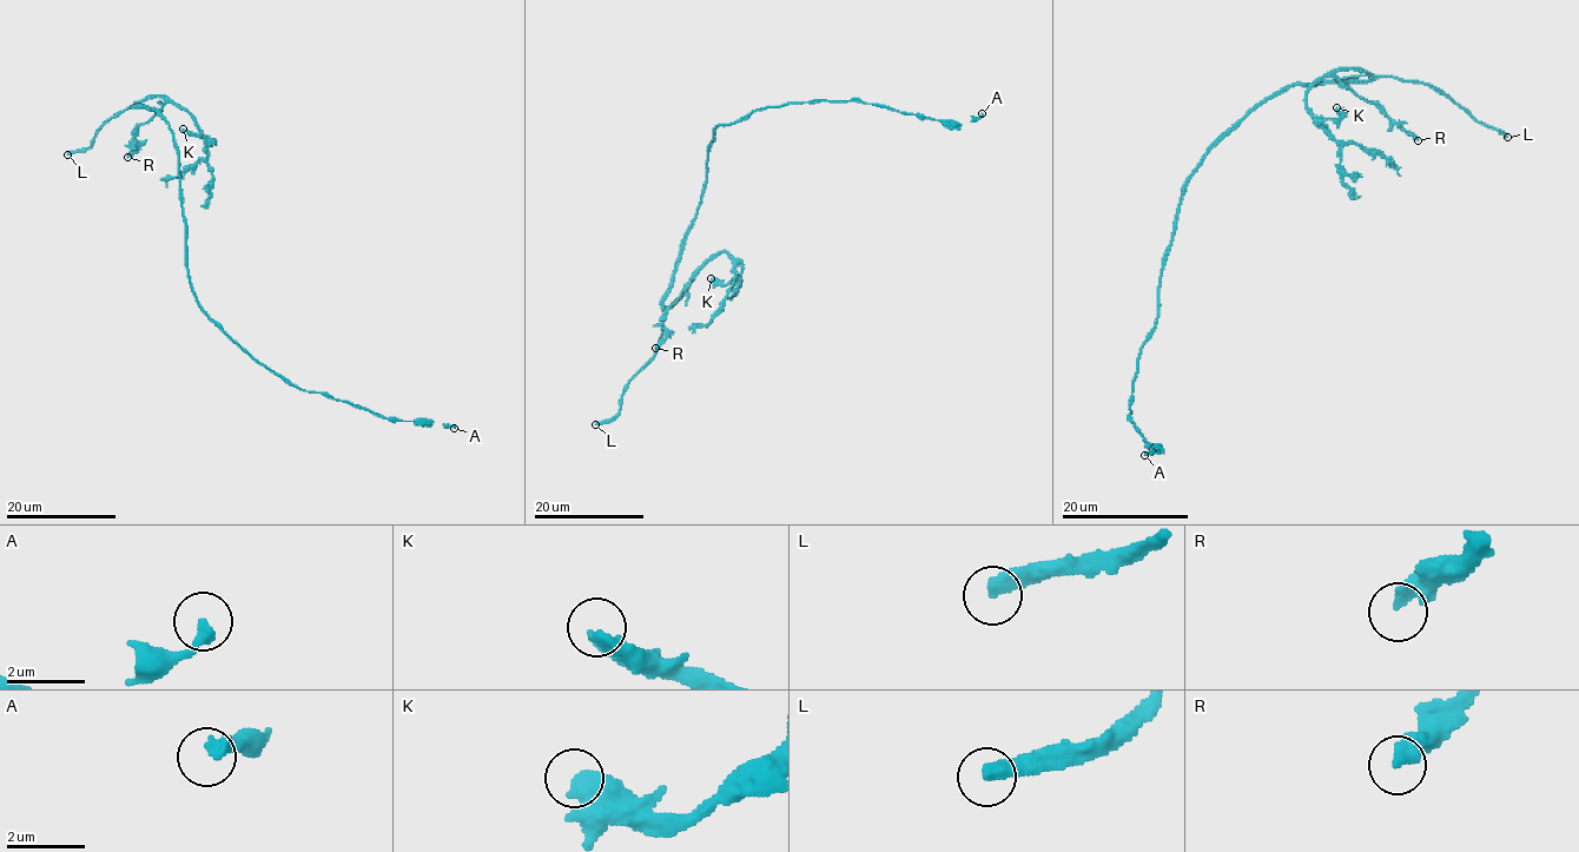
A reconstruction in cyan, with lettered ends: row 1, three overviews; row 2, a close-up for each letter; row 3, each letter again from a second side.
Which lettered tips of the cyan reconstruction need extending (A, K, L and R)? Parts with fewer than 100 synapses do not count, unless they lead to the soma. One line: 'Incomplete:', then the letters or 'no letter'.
Incomplete: L

